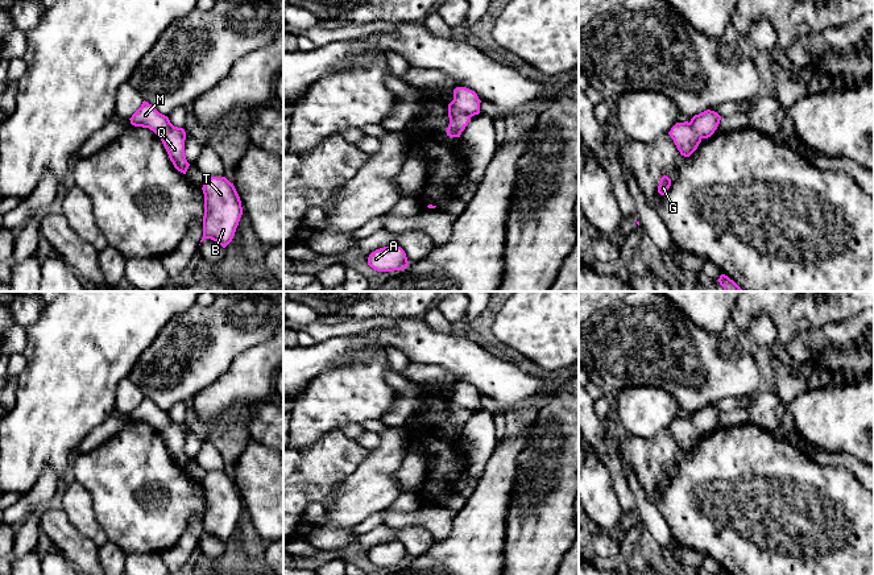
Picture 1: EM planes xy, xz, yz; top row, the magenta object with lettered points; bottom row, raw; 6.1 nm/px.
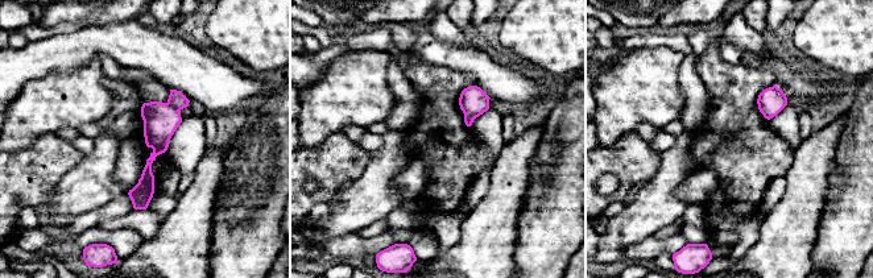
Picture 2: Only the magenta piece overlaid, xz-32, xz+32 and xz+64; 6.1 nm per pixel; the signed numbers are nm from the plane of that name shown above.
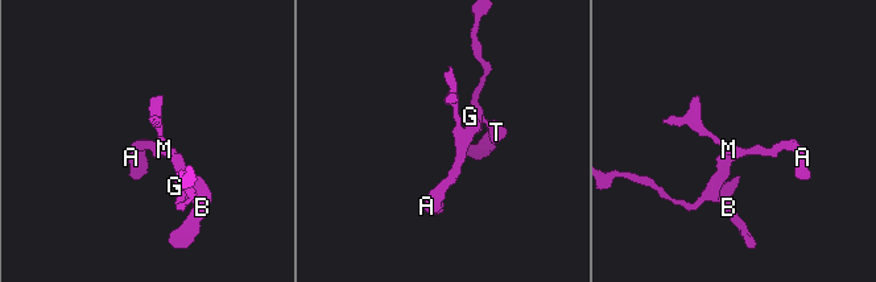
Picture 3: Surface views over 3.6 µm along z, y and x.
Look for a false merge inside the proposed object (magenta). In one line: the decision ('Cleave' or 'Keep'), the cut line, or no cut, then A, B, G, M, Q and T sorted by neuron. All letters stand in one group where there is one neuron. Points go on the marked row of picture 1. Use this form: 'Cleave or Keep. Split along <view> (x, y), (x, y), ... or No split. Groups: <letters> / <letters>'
Cleave. Split along xz (450, 103), (471, 116). Groups: A M / B G Q T

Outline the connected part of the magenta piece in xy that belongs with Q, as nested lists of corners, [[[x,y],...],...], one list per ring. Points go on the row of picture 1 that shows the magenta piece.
[[[171,125],[162,135],[160,135],[160,138],[174,167],[178,171],[186,174],[190,164],[187,162],[185,156],[185,140],[186,140],[185,129]]]

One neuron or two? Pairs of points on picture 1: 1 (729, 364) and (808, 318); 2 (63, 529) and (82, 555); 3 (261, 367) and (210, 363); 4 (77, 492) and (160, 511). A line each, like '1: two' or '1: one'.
1: two
2: one
3: two
4: two

